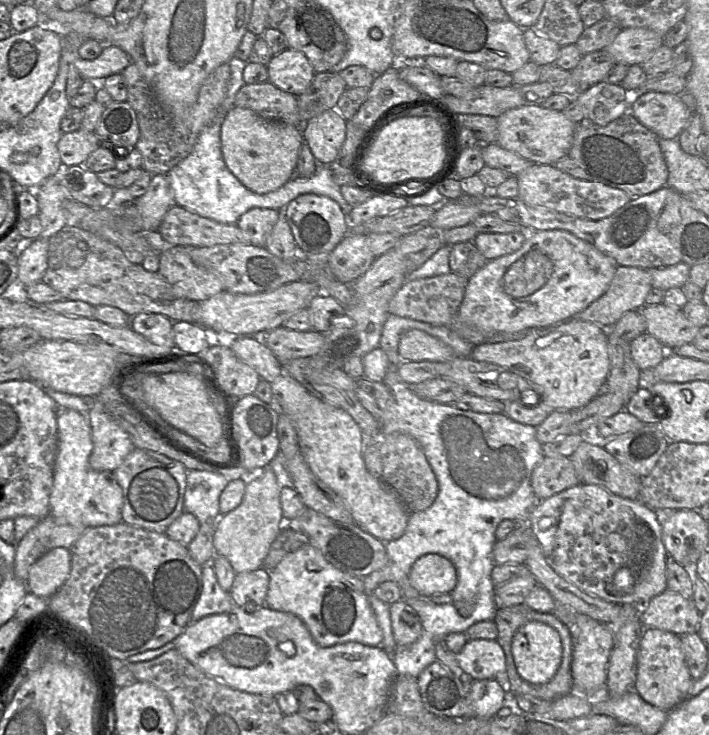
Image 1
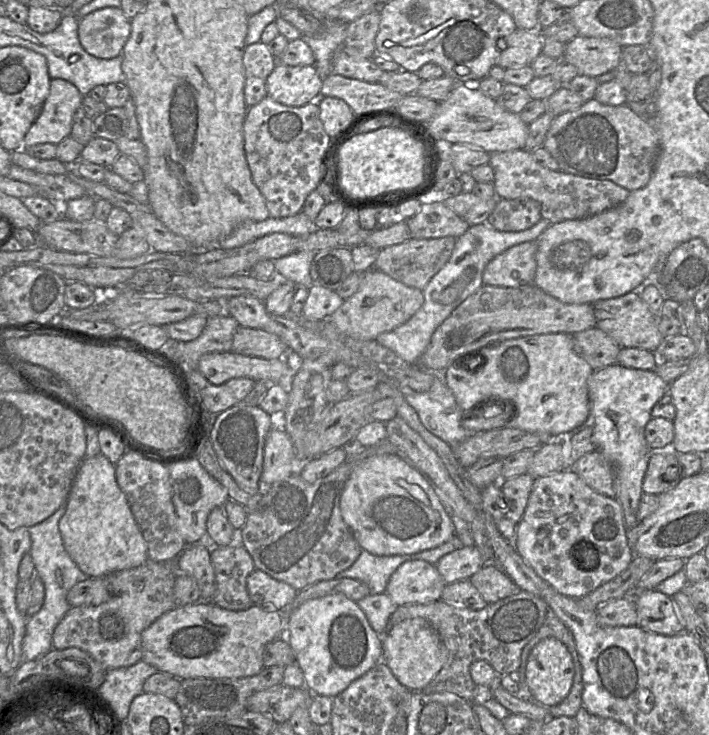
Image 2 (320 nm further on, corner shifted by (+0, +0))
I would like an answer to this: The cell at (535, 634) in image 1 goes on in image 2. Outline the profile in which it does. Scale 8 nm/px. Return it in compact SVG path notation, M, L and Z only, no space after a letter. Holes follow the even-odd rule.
M553 637L542 639L530 652L525 669L525 680L532 701L546 708L559 704L568 695L573 676L572 656L567 647L558 639Z

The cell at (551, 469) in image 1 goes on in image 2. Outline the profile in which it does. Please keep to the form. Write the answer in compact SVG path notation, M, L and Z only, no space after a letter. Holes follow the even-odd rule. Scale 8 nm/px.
M527 473L500 481L504 517L514 524L517 524L524 514L534 481Z

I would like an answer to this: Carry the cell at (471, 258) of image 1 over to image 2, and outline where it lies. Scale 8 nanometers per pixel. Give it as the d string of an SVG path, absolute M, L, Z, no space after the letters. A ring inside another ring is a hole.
M536 241L512 246L486 265L483 285L519 288L533 285L536 274Z

